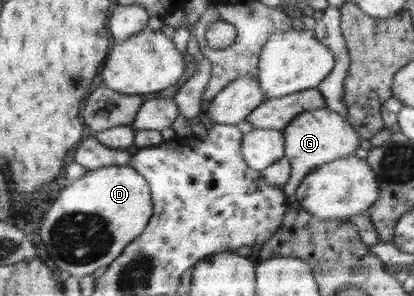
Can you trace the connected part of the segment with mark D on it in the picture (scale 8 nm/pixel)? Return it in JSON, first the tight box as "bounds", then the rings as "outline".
{"bounds":[40,165,152,280],"outline":[[[127,165],[108,166],[88,172],[60,192],[40,222],[40,236],[53,268],[80,280],[116,260],[146,228],[152,214],[146,180]]]}

